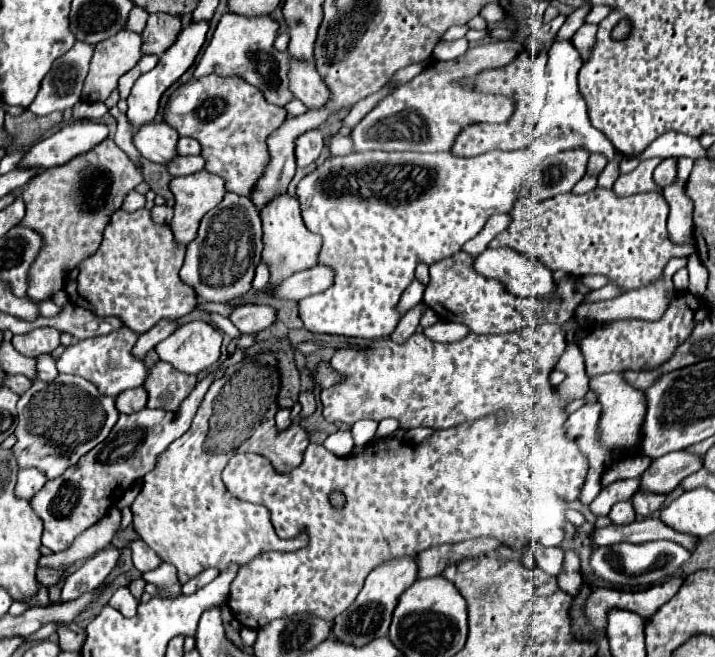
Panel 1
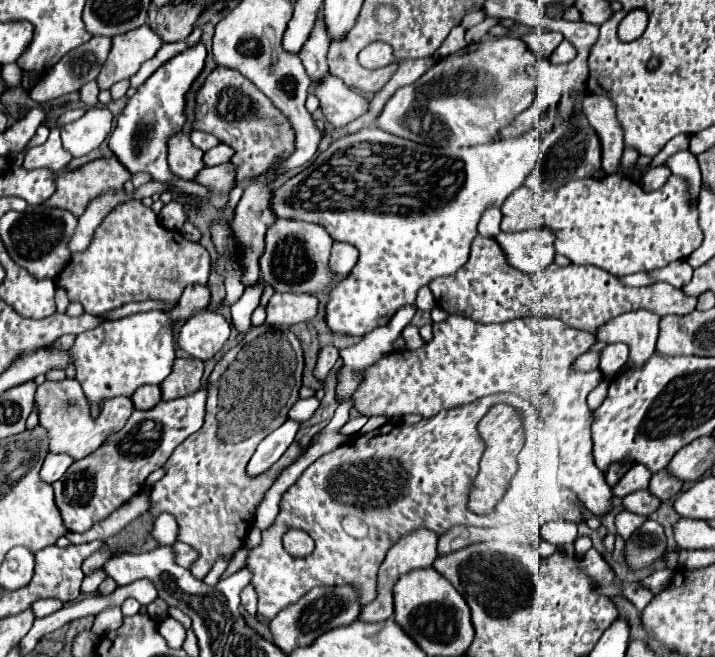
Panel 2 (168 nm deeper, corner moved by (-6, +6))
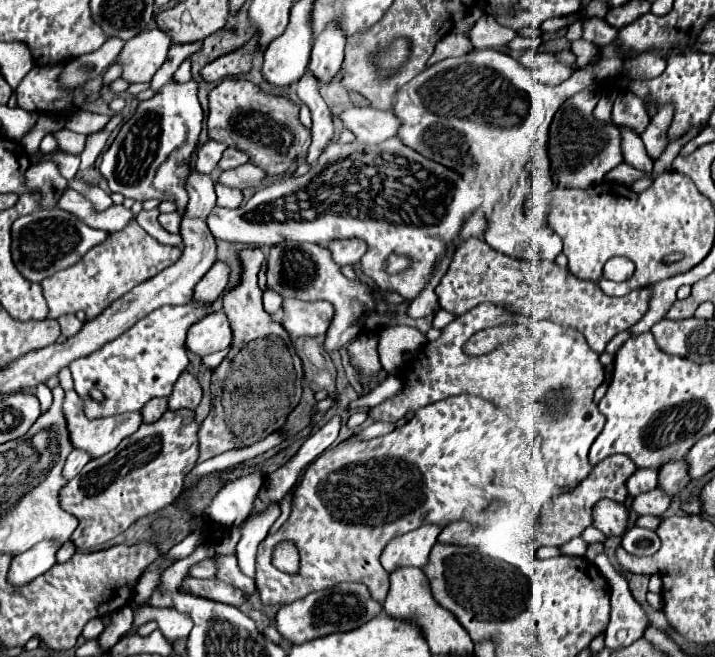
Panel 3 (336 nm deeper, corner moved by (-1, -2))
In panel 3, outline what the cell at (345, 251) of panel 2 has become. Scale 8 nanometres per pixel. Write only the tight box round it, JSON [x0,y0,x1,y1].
[329,239,367,265]

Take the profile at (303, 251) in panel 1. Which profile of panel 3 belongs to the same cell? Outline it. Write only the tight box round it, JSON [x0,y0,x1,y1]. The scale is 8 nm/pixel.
[267,243,375,353]

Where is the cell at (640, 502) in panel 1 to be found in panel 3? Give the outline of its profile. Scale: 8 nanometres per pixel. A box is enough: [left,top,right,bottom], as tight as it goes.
[659,459,689,497]

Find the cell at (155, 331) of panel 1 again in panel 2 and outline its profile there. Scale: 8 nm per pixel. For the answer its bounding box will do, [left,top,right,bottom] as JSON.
[170,285,210,321]

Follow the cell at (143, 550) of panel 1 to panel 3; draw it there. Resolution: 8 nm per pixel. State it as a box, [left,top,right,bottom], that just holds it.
[187,559,215,579]

